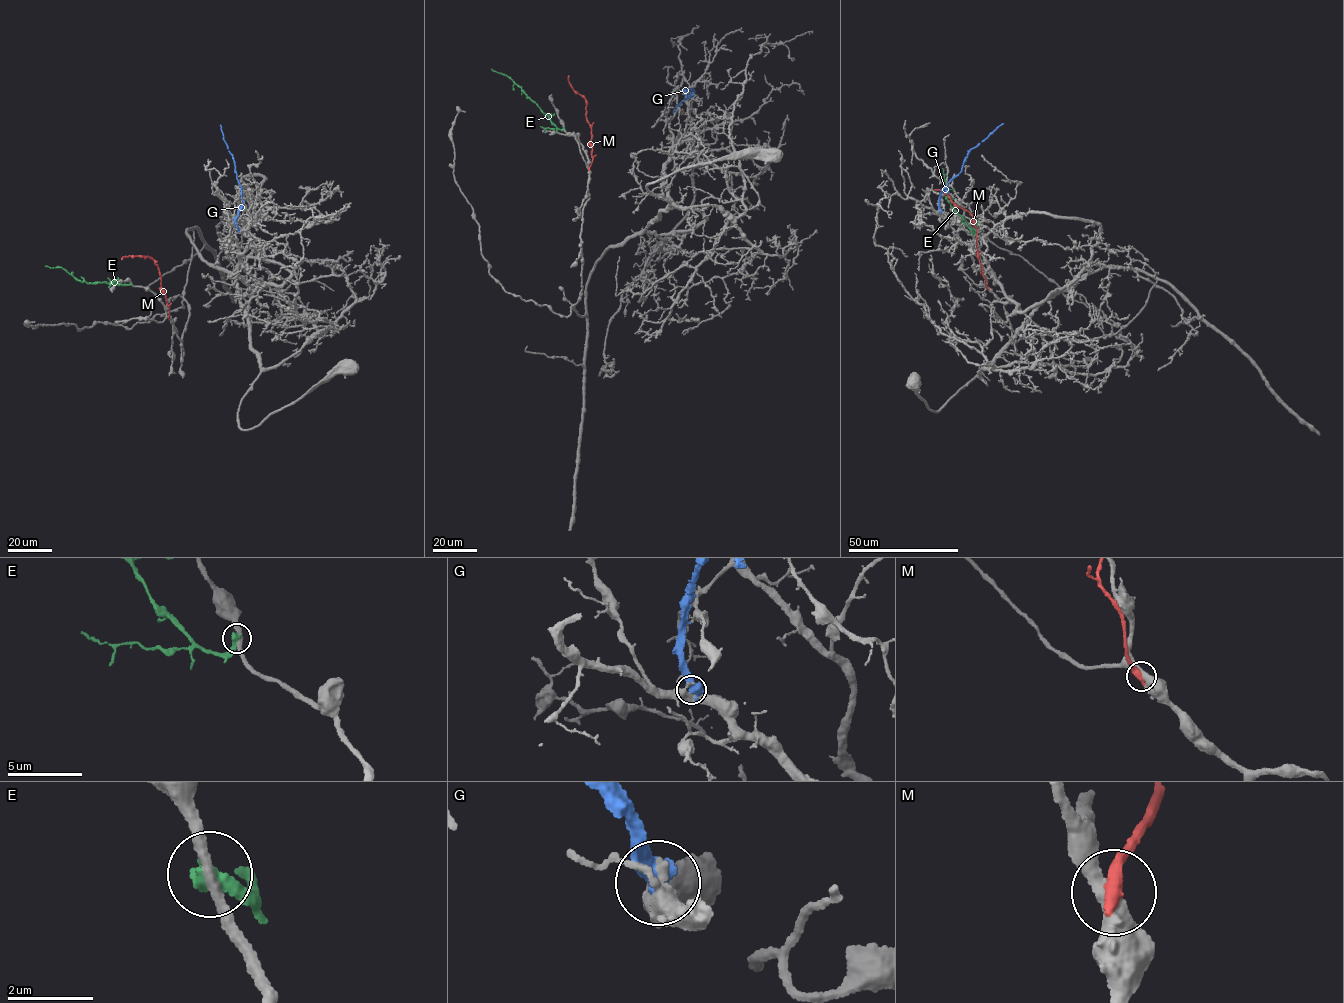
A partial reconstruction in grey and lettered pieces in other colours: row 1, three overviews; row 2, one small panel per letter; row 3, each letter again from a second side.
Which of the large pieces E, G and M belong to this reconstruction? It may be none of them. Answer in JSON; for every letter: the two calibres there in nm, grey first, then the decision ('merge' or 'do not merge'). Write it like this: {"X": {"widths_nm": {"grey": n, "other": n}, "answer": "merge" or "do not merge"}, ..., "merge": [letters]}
{"E": {"widths_nm": {"grey": 260, "other": 480}, "answer": "do not merge"}, "G": {"widths_nm": {"grey": 420, "other": 600}, "answer": "do not merge"}, "M": {"widths_nm": {"grey": 440, "other": 400}, "answer": "do not merge"}, "merge": []}

